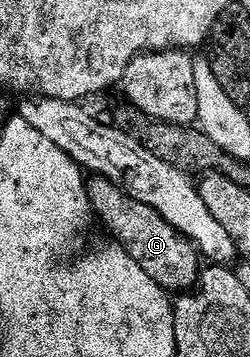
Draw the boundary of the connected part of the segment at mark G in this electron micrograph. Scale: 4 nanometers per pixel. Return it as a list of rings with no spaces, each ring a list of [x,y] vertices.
[[[92,177],[86,183],[88,201],[91,210],[112,230],[117,244],[128,255],[142,265],[144,272],[149,275],[159,287],[169,293],[184,293],[195,288],[202,270],[202,256],[196,246],[183,235],[166,217],[162,217],[150,207],[144,205],[130,193],[126,193],[114,181],[103,177]]]

